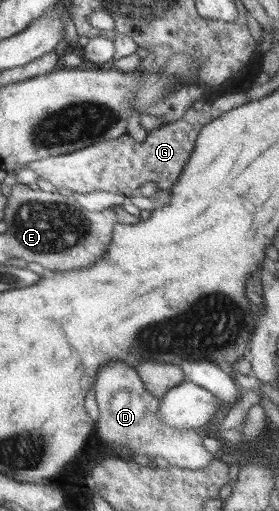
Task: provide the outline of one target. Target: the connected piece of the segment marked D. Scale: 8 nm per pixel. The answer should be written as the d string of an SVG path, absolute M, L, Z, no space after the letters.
M109 362L103 366L97 376L93 389L99 407L99 418L95 423L95 437L99 437L107 445L123 445L131 453L133 459L140 465L155 459L157 455L166 459L171 466L183 469L201 469L211 460L218 459L203 447L206 434L199 429L175 429L161 423L159 414L159 399L153 397L135 368L123 362Z

